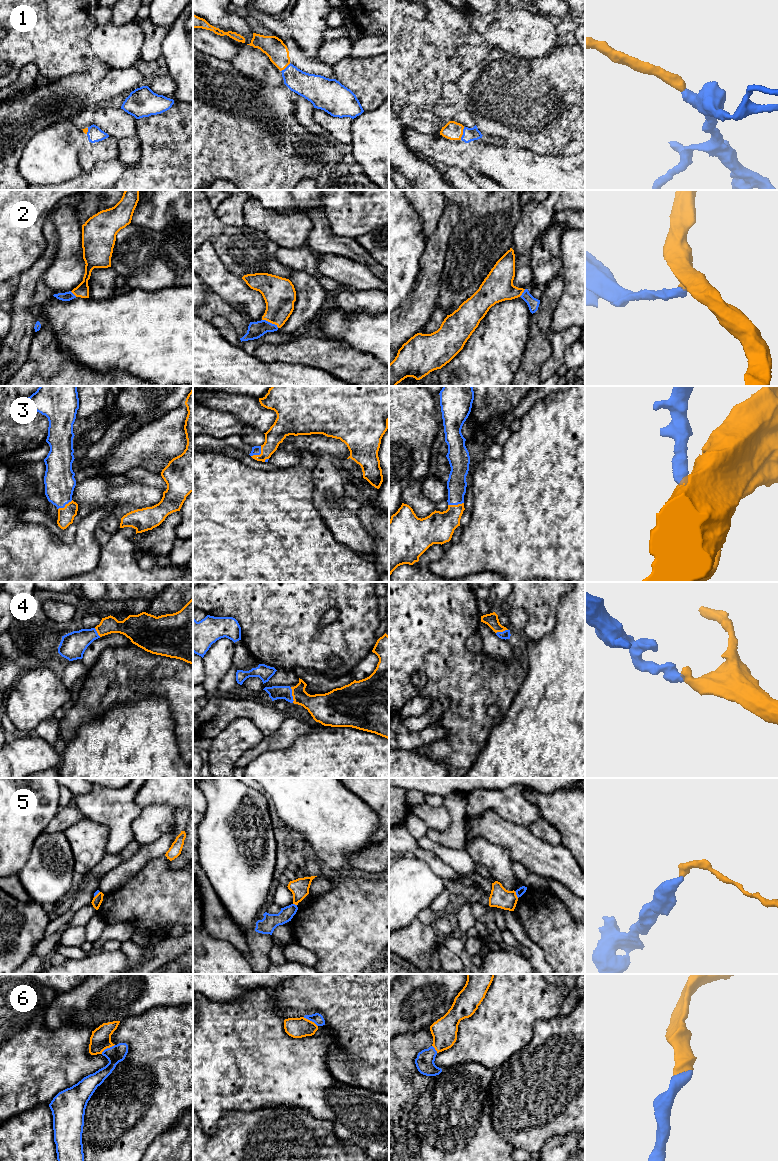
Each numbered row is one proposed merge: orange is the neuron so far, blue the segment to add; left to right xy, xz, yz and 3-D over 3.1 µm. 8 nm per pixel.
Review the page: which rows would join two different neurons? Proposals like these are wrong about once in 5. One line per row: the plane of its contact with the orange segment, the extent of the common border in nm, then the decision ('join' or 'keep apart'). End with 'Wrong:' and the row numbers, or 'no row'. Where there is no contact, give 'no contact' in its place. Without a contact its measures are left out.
1: meets orange in yz; contact 110 nm long; join
2: meets orange in xz; contact 150 nm long; join
3: meets orange in xz; contact 120 nm long; join
4: meets orange in xz; contact 130 nm long; join
5: meets orange in yz; contact 70 nm long; keep apart
6: meets orange in xy; contact 130 nm long; join
Wrong: 5

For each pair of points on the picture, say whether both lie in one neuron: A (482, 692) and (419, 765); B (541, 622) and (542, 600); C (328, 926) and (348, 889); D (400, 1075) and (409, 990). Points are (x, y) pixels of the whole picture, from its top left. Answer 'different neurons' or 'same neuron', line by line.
A: different neurons
B: same neuron
C: same neuron
D: different neurons

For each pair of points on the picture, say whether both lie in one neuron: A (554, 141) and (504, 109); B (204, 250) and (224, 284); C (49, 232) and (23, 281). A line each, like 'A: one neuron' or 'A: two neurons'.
A: one neuron
B: one neuron
C: one neuron

